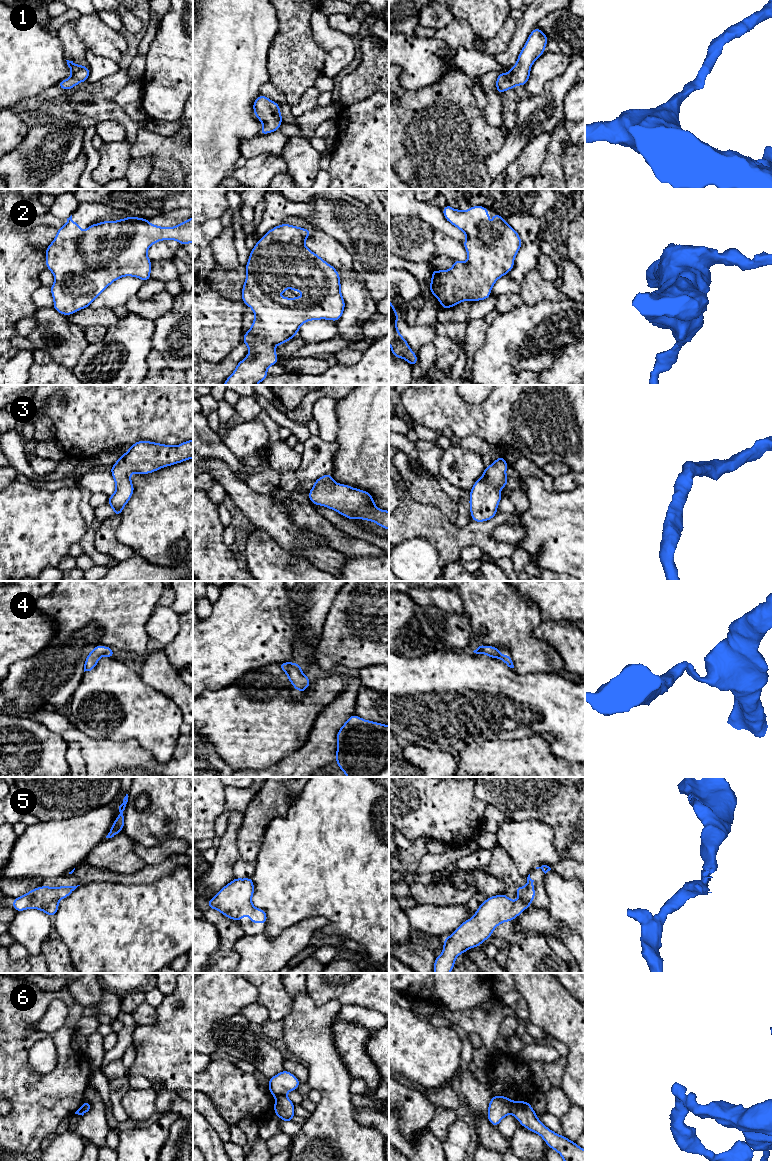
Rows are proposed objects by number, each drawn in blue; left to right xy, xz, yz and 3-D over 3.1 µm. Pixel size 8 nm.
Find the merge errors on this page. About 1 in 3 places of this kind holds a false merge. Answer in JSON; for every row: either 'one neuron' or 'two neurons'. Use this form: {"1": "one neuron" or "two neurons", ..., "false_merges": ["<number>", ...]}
{"1": "one neuron", "2": "one neuron", "3": "one neuron", "4": "one neuron", "5": "one neuron", "6": "two neurons", "false_merges": ["6"]}

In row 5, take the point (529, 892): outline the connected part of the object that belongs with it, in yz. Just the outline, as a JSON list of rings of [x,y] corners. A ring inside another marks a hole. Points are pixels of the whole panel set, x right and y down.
[[[529,874],[525,887],[515,887],[519,898],[516,902],[505,894],[488,897],[471,919],[463,922],[452,935],[445,938],[443,952],[435,959],[434,973],[450,973],[459,954],[478,947],[492,935],[499,924],[511,922],[530,907],[535,896],[533,882]]]

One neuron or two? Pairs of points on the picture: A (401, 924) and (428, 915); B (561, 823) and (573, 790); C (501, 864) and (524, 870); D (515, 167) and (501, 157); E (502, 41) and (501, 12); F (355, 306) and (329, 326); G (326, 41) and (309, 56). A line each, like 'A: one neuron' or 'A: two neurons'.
A: two neurons
B: one neuron
C: two neurons
D: two neurons
E: two neurons
F: two neurons
G: two neurons

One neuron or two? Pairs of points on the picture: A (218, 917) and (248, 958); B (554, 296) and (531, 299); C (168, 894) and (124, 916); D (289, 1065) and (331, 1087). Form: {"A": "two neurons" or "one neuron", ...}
{"A": "two neurons", "B": "one neuron", "C": "one neuron", "D": "two neurons"}

